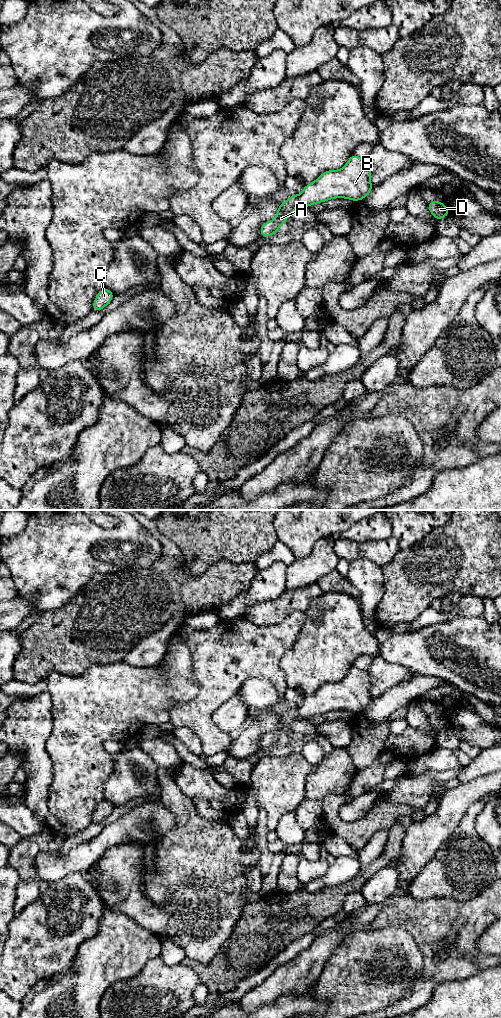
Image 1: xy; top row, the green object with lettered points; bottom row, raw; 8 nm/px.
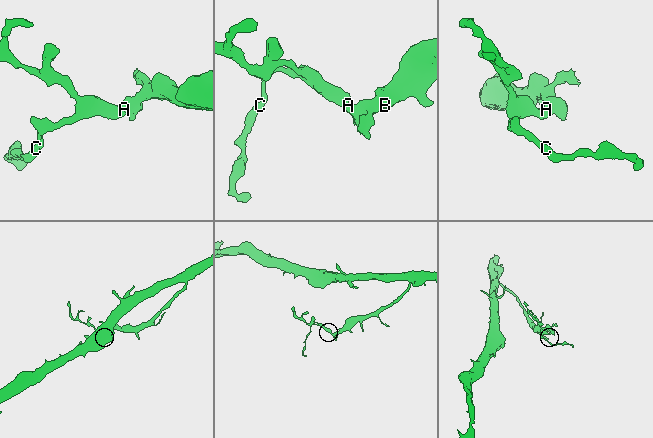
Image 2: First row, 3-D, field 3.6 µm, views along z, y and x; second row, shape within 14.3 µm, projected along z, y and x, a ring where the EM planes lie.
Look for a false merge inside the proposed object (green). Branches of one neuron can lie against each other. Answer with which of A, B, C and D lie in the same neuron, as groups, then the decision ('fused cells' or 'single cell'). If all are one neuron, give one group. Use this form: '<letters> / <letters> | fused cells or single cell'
A B C D | single cell

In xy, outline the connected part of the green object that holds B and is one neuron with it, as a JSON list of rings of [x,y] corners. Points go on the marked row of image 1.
[[[352,154],[342,169],[325,171],[313,183],[305,185],[300,195],[291,194],[276,210],[277,217],[262,224],[260,234],[266,238],[277,233],[292,211],[299,207],[305,208],[334,198],[363,200],[373,189],[371,170],[367,158]]]

